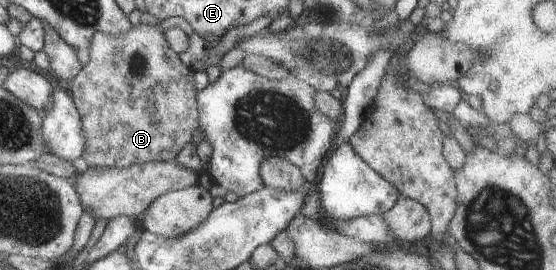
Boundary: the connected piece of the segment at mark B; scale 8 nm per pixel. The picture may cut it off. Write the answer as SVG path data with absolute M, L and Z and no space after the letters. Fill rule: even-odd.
M156 25L132 26L124 35L96 33L89 61L72 79L72 98L85 132L83 158L90 167L174 162L199 127L195 72L184 65Z

